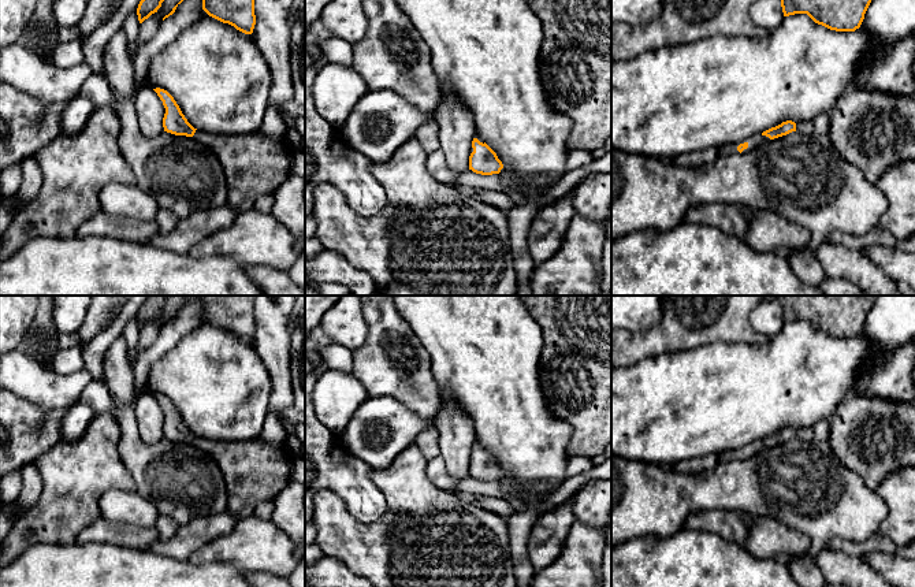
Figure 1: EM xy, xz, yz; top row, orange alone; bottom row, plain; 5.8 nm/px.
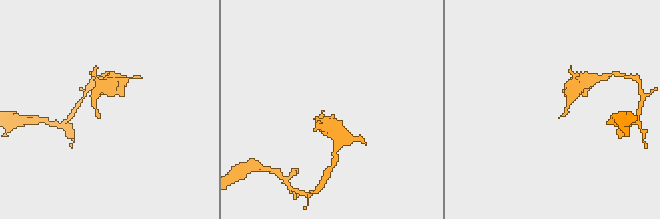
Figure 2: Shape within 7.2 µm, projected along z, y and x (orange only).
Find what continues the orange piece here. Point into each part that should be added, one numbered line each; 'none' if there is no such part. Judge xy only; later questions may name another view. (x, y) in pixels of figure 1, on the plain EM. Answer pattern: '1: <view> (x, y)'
1: xy (253, 470)

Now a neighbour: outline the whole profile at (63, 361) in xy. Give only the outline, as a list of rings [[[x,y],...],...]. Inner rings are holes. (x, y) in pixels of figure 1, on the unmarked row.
[[[79,346],[56,349],[49,360],[51,369],[60,375],[68,375],[83,368],[83,357]]]

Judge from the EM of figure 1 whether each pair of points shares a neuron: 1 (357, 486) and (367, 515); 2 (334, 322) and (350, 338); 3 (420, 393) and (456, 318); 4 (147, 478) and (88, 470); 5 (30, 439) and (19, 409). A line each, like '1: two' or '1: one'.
1: one
2: one
3: two
4: two
5: one

